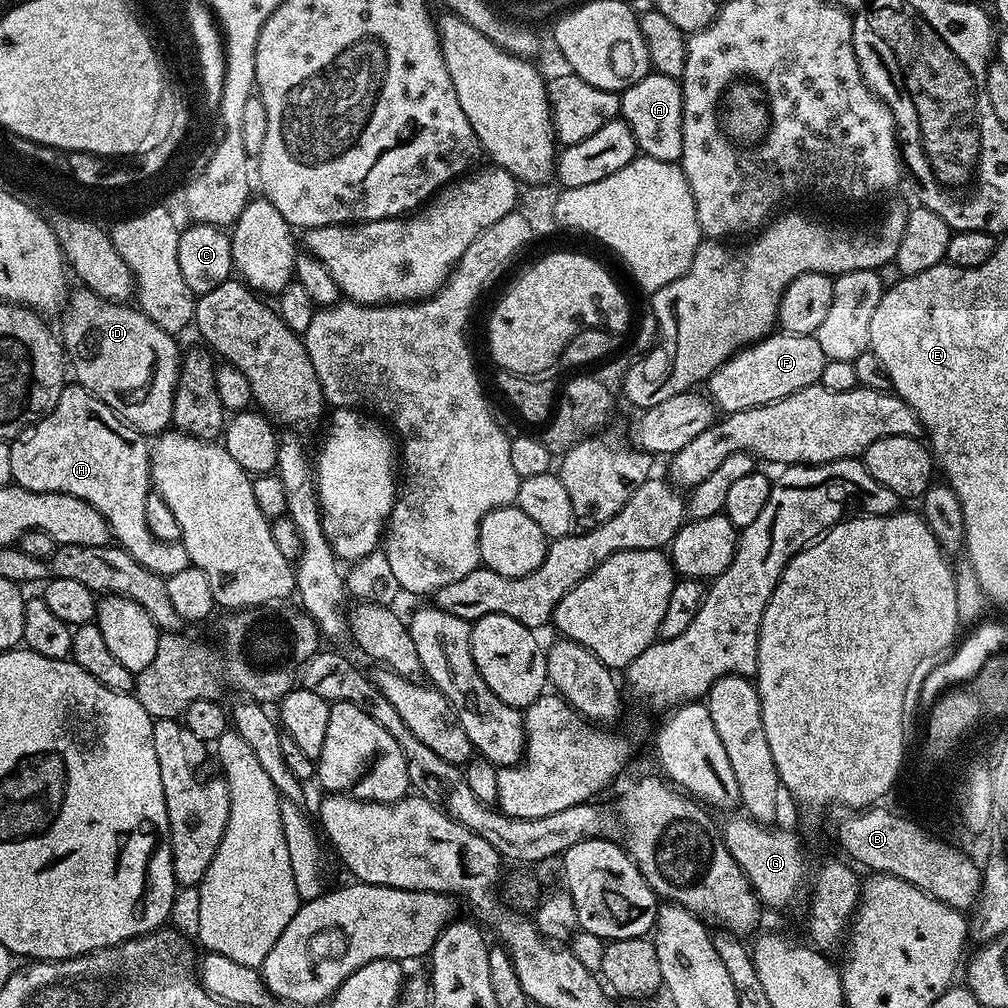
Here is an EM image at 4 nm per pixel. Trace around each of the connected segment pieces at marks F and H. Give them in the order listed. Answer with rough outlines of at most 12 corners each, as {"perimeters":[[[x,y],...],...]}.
{"perimeters":[[[776,330],[706,381],[724,414],[819,384],[815,335]],[[69,383],[10,443],[26,490],[82,498],[170,577],[183,544],[146,526],[145,433]]]}

